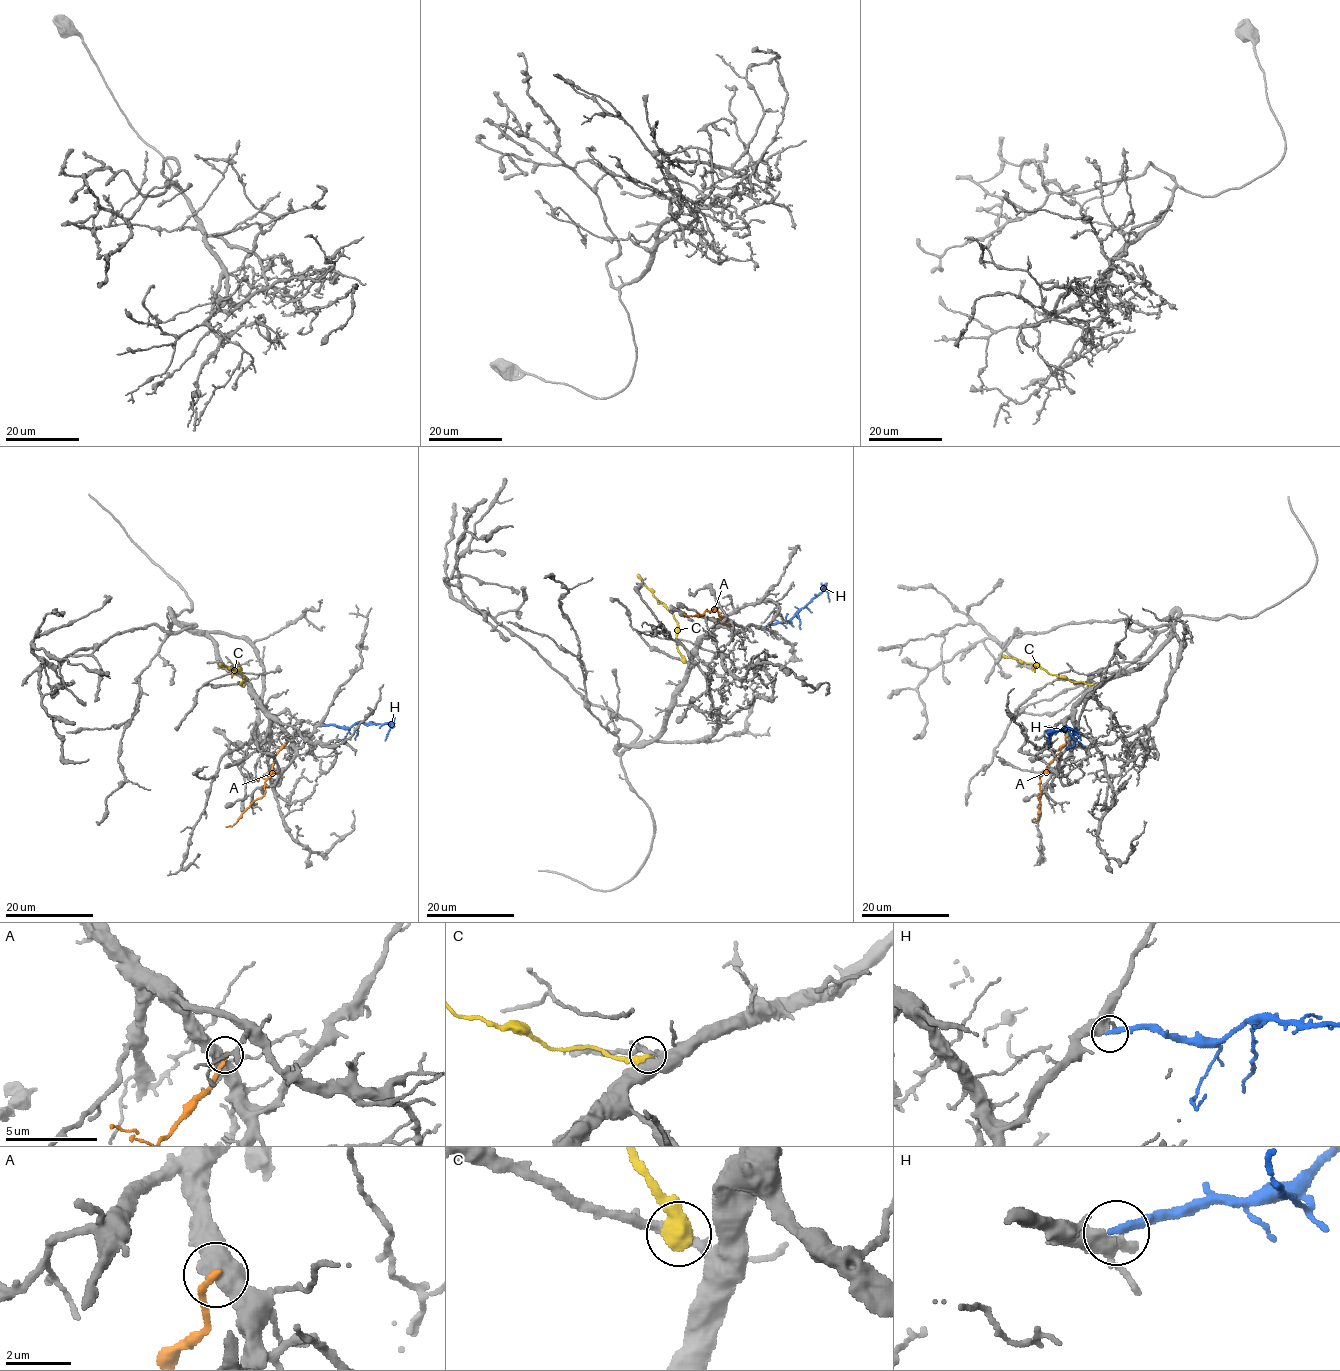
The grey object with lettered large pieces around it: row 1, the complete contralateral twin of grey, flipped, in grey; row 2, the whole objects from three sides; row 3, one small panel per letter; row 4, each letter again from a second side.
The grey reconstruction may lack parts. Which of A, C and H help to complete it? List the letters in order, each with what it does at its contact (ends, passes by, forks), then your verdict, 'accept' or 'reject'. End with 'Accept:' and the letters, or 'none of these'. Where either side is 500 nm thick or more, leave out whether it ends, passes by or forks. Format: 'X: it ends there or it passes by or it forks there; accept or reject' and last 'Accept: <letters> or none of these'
A: it ends there; reject
C: reject
H: it ends there; accept
Accept: H

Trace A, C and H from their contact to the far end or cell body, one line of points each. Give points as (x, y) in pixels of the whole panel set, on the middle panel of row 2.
A: (733, 627), (723, 623), (715, 608), (713, 611), (692, 616), (683, 614)
C: (684, 660), (677, 647), (674, 614), (637, 574)
H: (765, 627), (789, 622), (821, 591), (821, 588)

